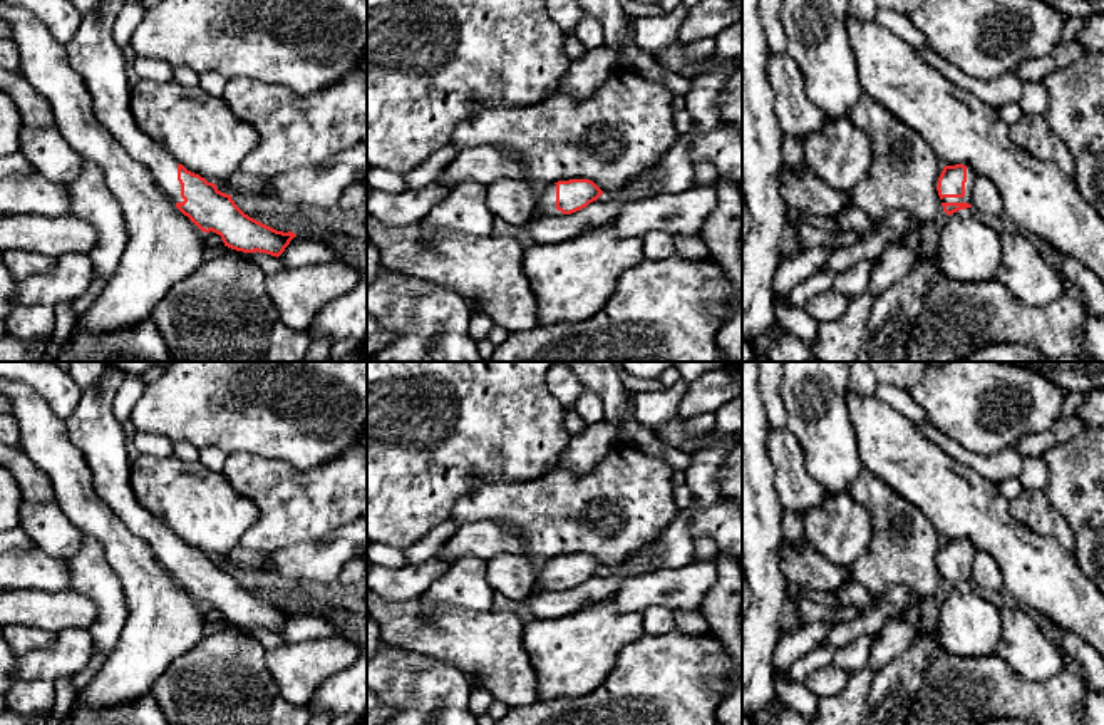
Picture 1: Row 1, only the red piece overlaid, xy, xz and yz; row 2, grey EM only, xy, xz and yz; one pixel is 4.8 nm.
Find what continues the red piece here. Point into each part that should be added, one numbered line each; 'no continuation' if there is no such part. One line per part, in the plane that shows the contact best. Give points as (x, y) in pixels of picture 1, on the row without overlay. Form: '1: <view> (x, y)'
1: yz (970, 551)

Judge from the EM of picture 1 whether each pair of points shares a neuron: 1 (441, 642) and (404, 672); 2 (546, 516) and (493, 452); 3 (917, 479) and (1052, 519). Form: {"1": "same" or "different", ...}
{"1": "different", "2": "different", "3": "different"}

